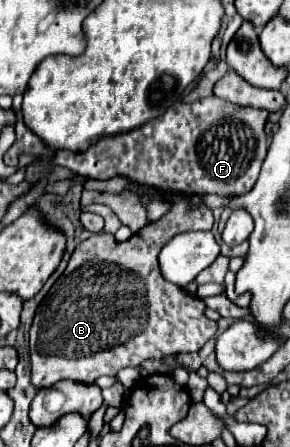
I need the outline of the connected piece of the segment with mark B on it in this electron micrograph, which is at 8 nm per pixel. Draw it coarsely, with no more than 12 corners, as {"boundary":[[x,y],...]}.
{"boundary":[[188,199],[82,241],[30,327],[32,383],[94,383],[216,333],[158,253]]}

